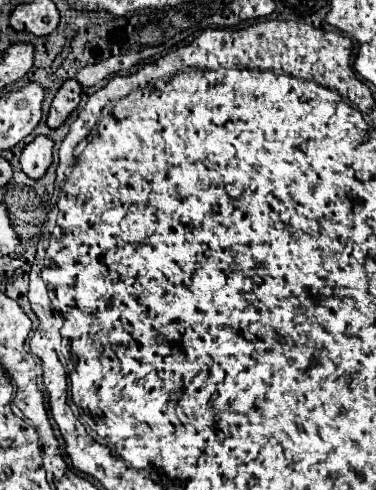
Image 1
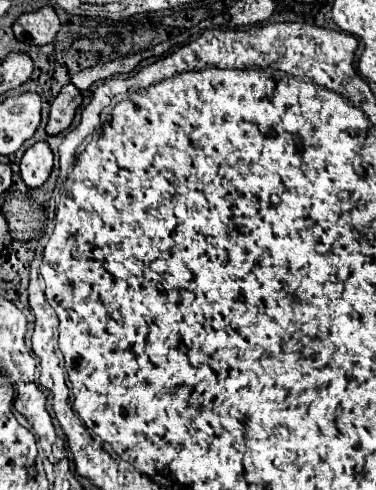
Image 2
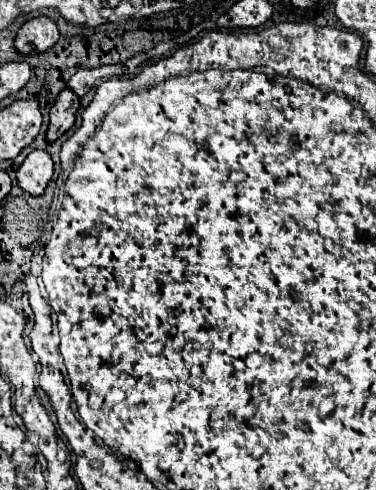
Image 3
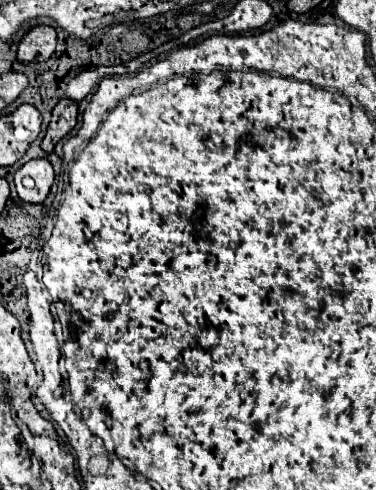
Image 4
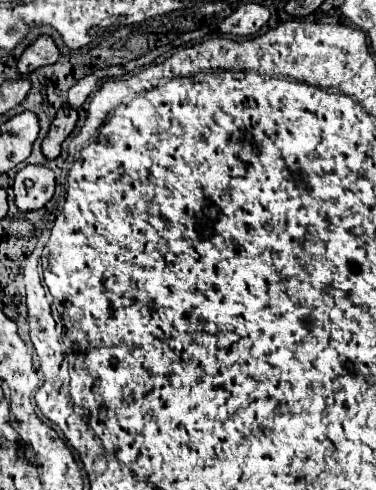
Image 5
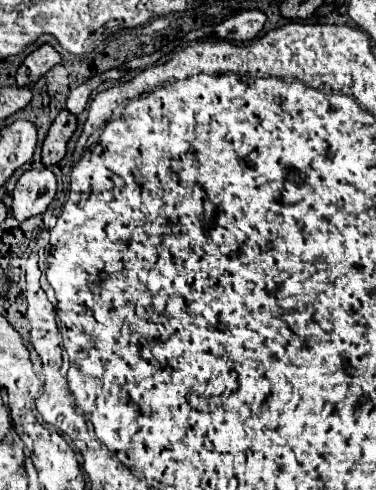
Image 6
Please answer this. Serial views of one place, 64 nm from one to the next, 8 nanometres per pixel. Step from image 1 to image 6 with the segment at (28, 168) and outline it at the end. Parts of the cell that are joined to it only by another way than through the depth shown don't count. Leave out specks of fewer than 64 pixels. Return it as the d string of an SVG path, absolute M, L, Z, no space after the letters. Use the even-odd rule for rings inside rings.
M50 168L26 170L12 192L12 212L18 220L42 214L56 194L56 178Z

